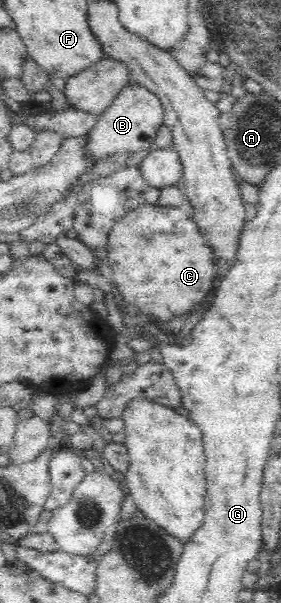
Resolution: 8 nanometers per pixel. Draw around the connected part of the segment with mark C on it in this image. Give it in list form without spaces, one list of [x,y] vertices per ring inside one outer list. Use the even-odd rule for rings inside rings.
[[[155,204],[128,210],[111,229],[107,247],[121,296],[160,323],[191,312],[215,287],[213,257],[187,207]]]

